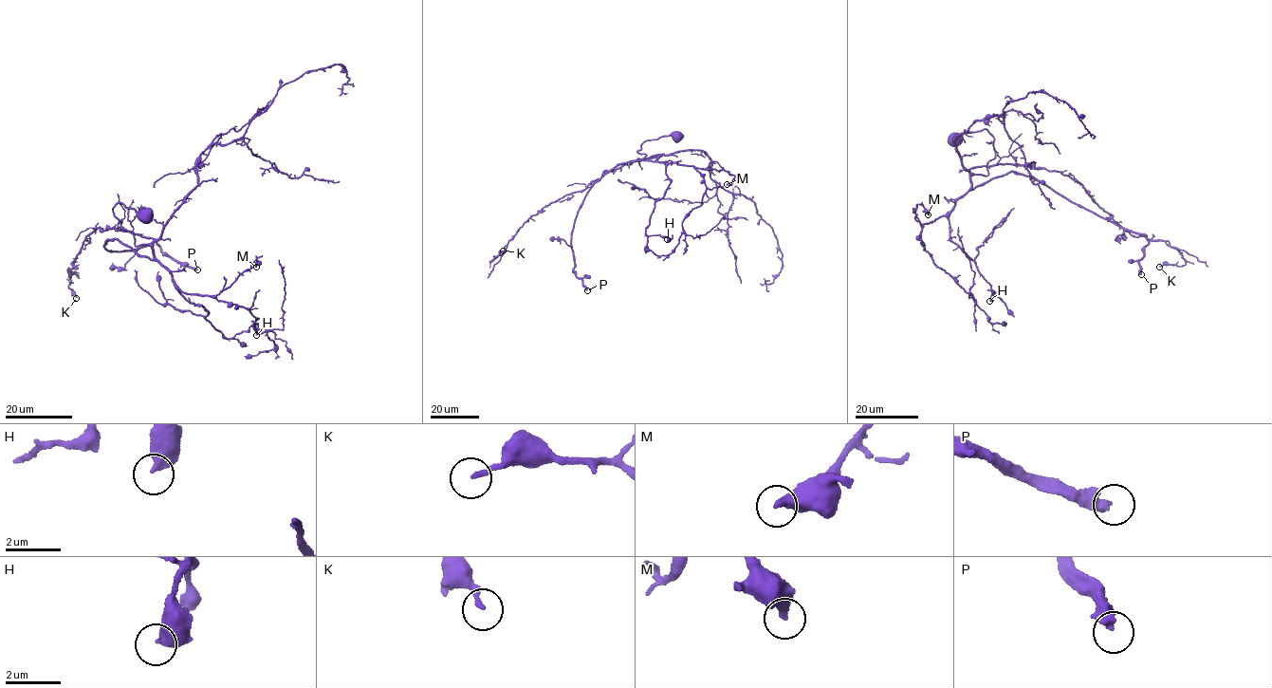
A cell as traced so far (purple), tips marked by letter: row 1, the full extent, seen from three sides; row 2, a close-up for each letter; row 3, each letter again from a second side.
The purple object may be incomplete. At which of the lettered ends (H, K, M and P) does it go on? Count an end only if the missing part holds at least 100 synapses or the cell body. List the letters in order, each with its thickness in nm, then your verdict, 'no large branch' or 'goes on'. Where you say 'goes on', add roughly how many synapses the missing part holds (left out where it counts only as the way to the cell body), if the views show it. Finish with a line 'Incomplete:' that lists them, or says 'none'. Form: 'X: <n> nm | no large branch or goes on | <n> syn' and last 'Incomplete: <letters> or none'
H: 480 nm | no large branch
K: 150 nm | no large branch
M: 360 nm | no large branch
P: 460 nm | goes on | 140 syn
Incomplete: P

